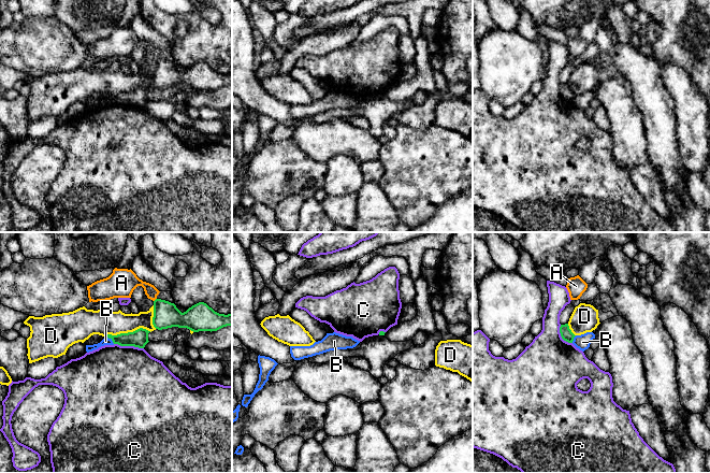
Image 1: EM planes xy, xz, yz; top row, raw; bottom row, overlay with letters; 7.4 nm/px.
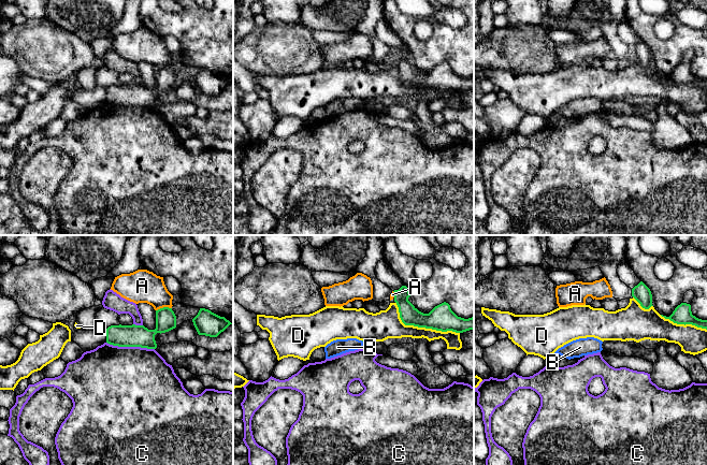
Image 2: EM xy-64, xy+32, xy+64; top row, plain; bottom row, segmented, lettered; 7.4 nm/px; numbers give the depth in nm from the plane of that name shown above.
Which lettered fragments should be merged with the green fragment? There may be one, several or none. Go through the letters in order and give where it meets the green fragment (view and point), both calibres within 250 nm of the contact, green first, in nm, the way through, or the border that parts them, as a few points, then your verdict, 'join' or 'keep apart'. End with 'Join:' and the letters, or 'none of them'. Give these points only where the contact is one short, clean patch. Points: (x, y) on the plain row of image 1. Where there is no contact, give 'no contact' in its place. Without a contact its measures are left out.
A: contact xy (155, 59); calibres 190 and 160 nm; keep apart
B: contact xy (110, 97); calibres 130 and 60 nm; keep apart
C: contact xy (129, 104); calibres 130 and 500 nm; keep apart
D: contact xy (128, 91); calibres 130 and 190 nm; keep apart
Join: none of them

